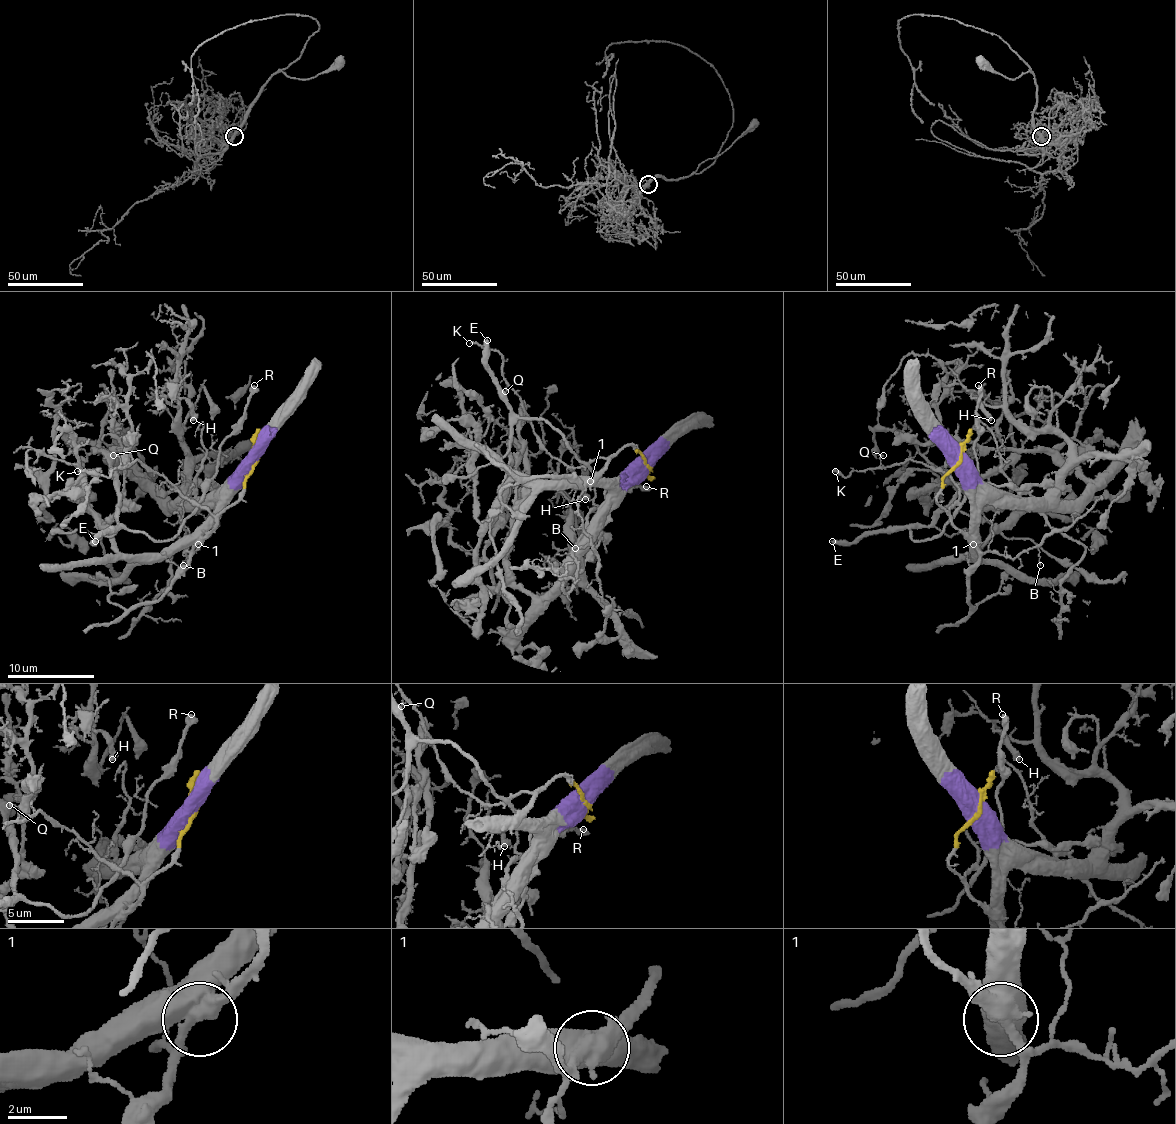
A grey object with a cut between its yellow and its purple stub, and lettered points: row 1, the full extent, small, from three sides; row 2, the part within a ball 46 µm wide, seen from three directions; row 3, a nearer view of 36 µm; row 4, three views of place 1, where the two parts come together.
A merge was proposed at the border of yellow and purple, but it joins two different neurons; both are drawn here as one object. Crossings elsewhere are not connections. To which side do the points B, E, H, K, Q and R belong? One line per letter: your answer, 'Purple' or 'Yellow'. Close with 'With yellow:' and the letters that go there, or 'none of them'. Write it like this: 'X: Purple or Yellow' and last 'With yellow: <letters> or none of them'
B: Yellow
E: Yellow
H: Purple
K: Yellow
Q: Yellow
R: Yellow
With yellow: B, E, K, Q, R

